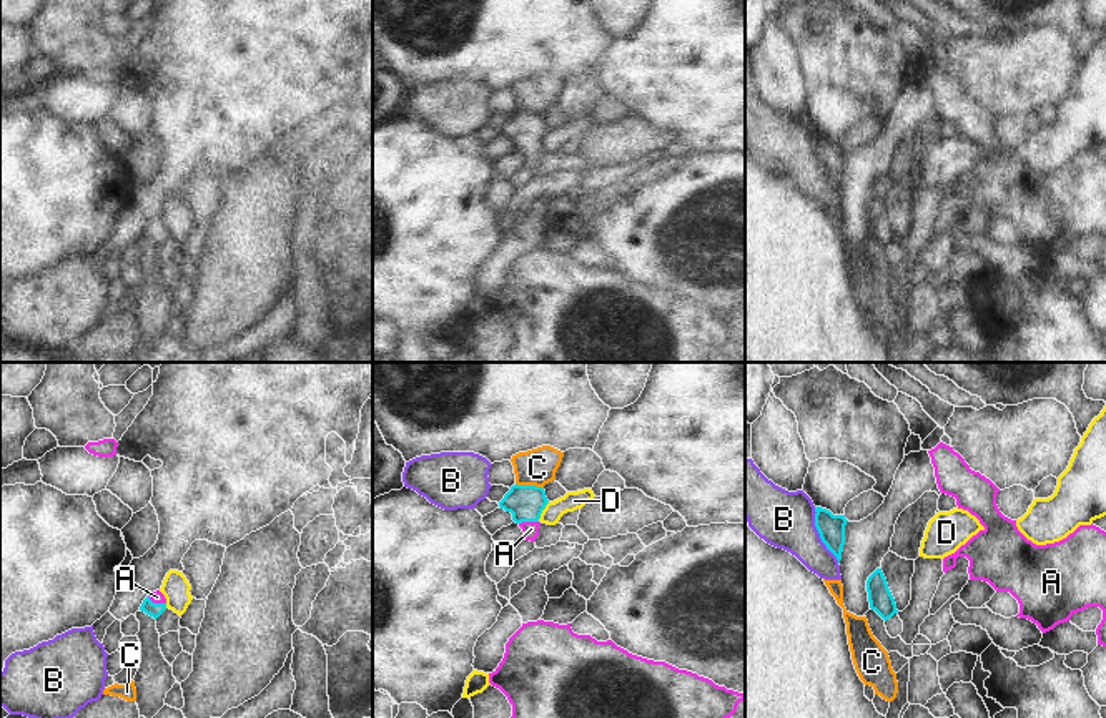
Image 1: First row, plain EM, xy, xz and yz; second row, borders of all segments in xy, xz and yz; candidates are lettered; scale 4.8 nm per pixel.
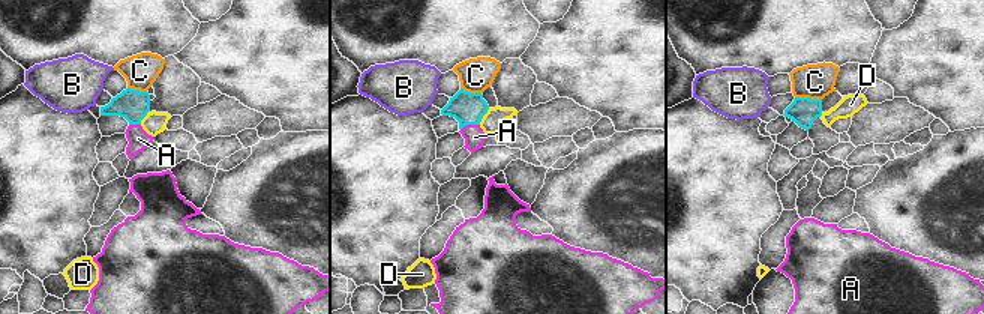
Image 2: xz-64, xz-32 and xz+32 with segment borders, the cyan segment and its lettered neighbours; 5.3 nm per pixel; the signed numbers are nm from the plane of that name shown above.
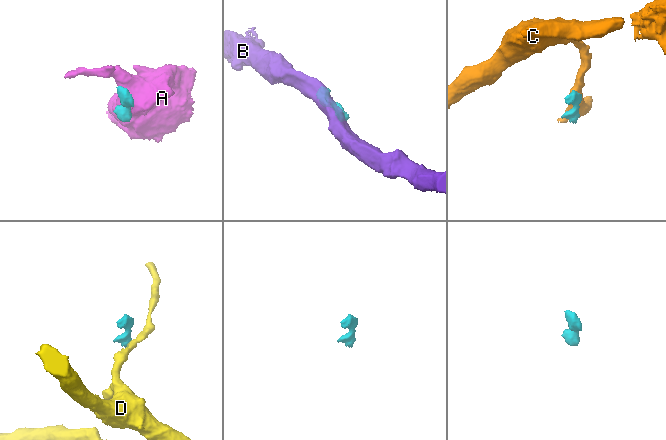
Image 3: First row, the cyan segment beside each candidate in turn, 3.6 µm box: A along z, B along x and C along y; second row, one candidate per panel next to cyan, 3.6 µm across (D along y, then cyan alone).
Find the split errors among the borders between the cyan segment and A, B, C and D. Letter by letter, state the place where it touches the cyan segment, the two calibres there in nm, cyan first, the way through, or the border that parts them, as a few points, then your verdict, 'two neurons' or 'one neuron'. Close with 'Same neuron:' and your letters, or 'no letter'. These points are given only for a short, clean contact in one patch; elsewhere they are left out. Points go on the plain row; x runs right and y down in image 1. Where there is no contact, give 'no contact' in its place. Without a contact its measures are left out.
A: meets cyan in xy at (157, 231); 70 nm thick on the cyan side, 60 nm on the other; runs through xy (148, 235), (157, 231), (157, 225); one neuron
B: meets cyan in yz at (820, 163); 130 nm thick on the cyan side, 280 nm on the other; border along yz (814, 135), (819, 165), (839, 190); two neurons
C: meets cyan in xz at (529, 113); 180 nm thick on the cyan side, 180 nm on the other; two neurons
D: meets cyan in xz at (541, 140); 180 nm thick on the cyan side, 90 nm on the other; border along xz (549, 130), (538, 148); two neurons
Same neuron: A

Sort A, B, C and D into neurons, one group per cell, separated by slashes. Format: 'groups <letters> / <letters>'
groups A / B / C / D

